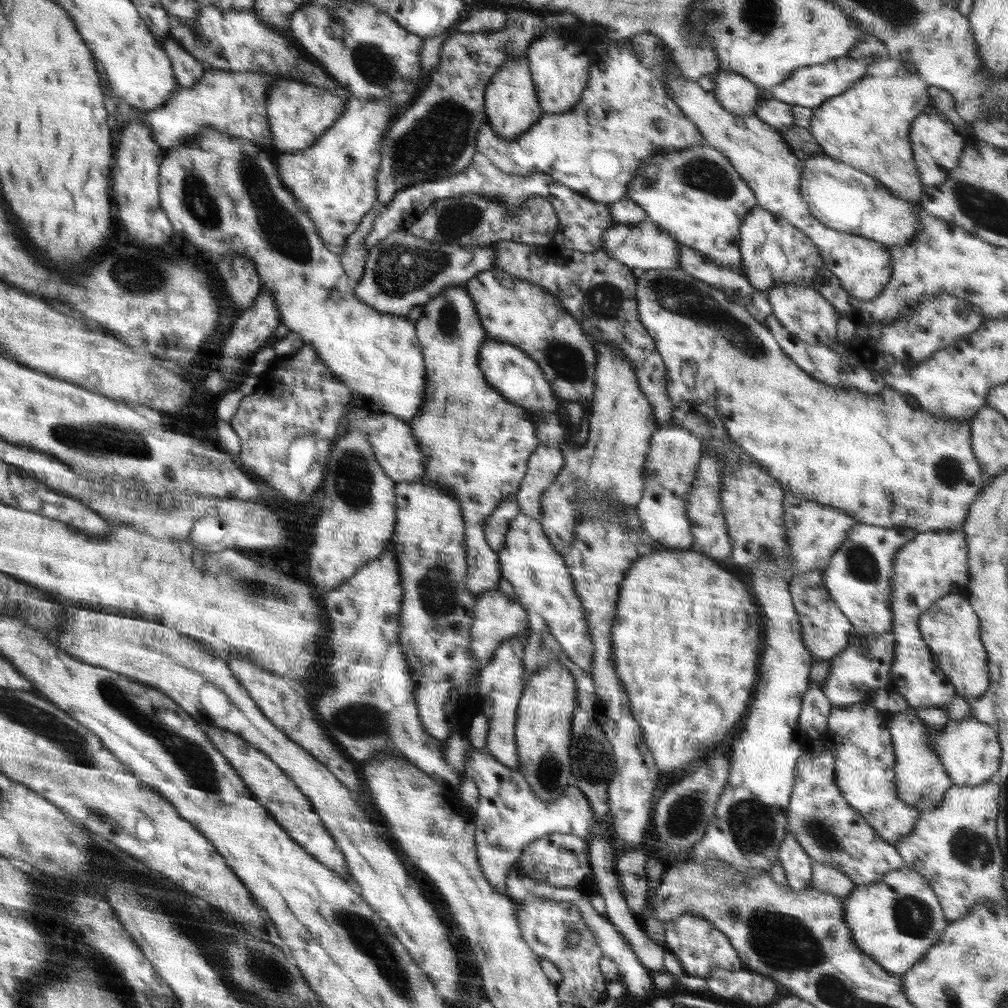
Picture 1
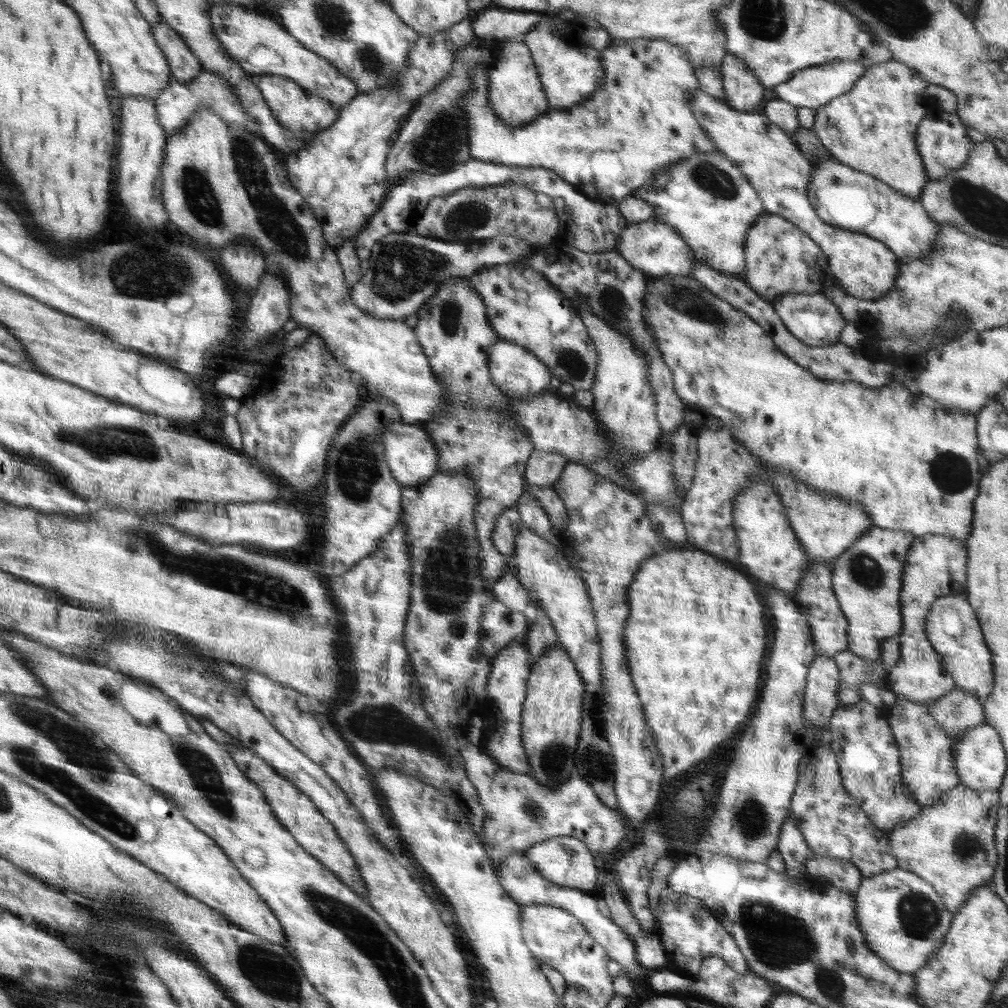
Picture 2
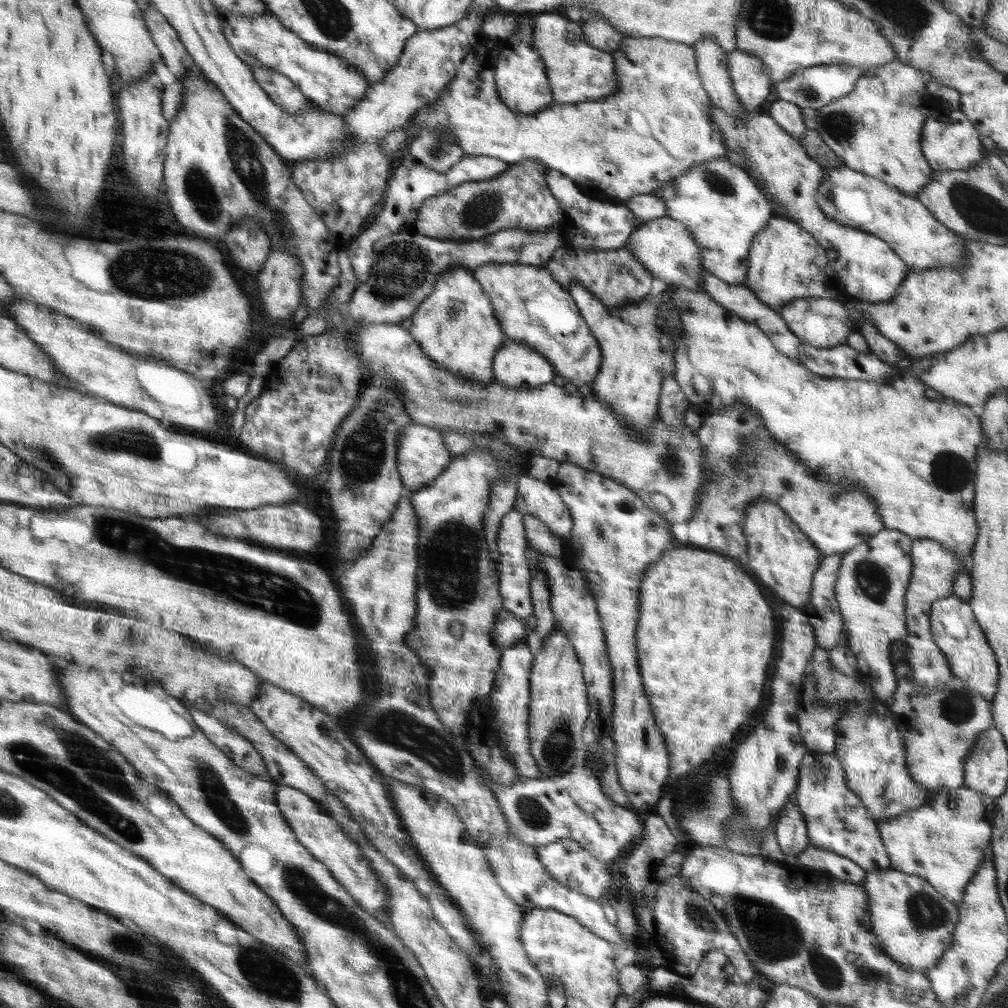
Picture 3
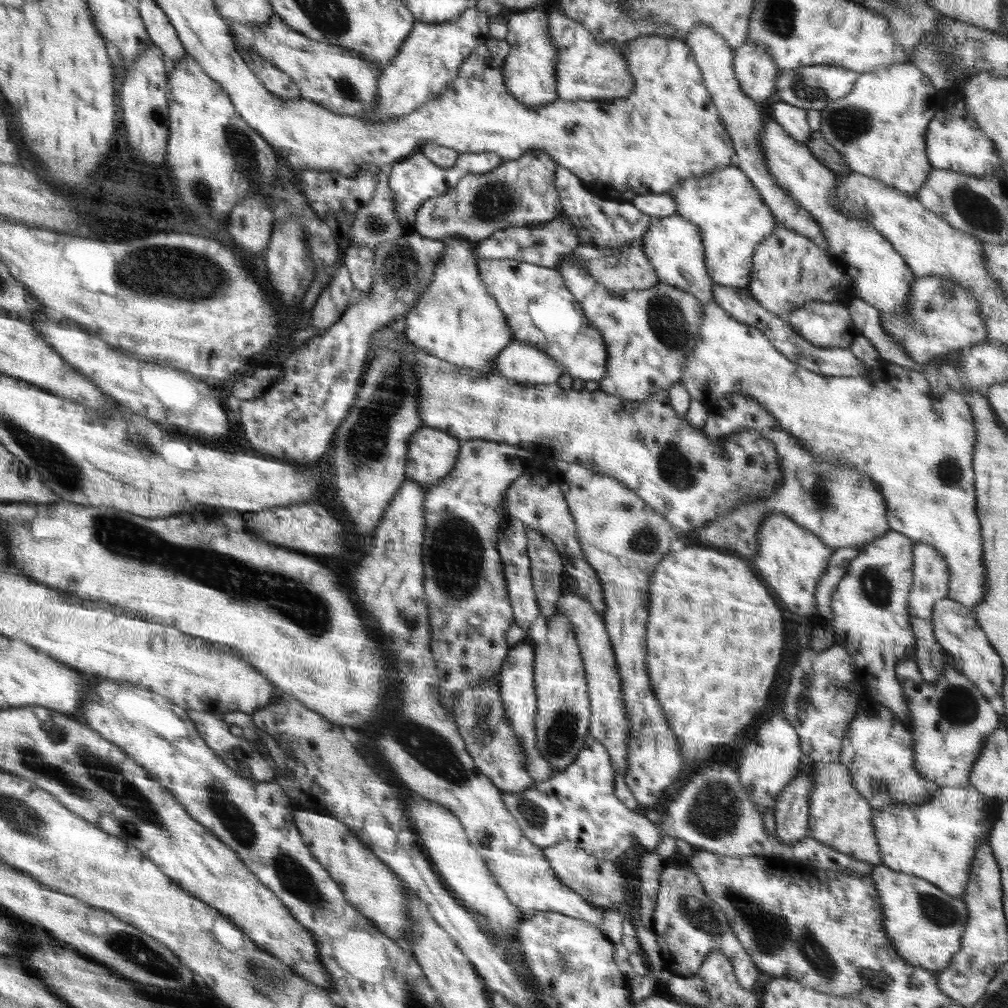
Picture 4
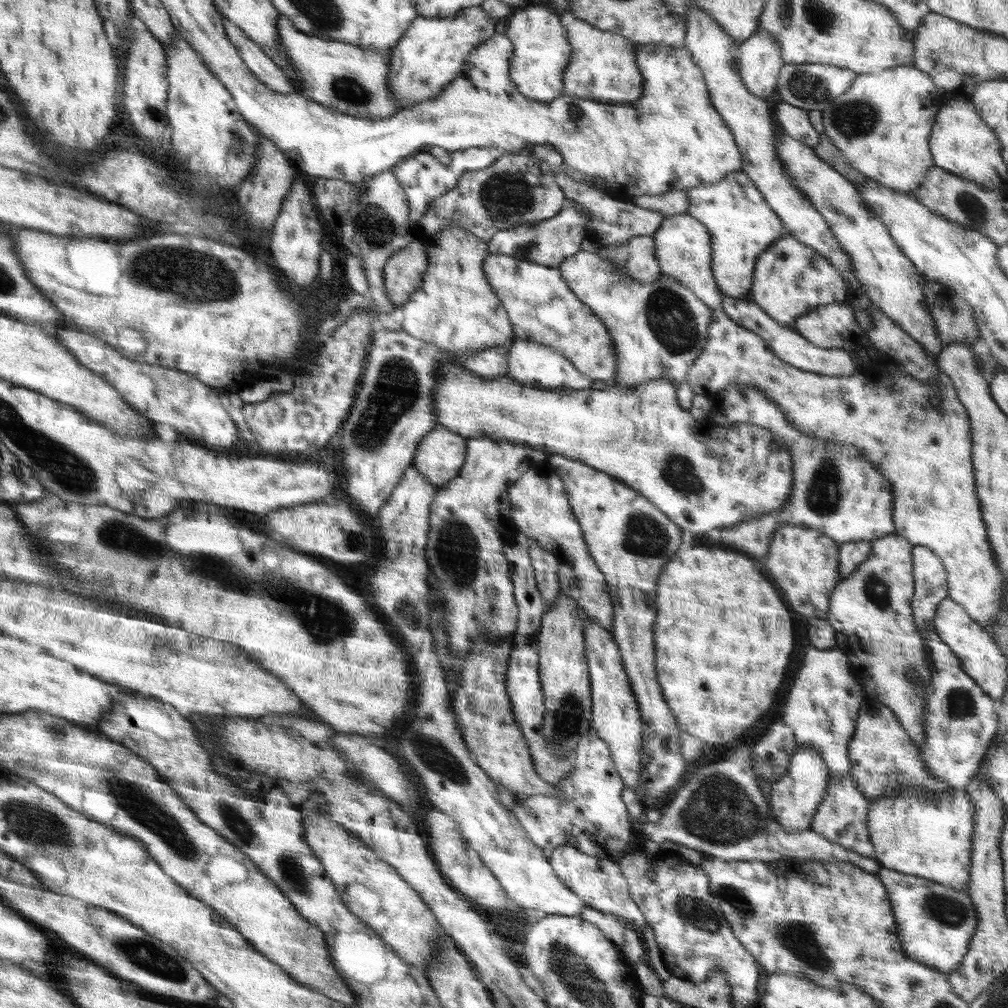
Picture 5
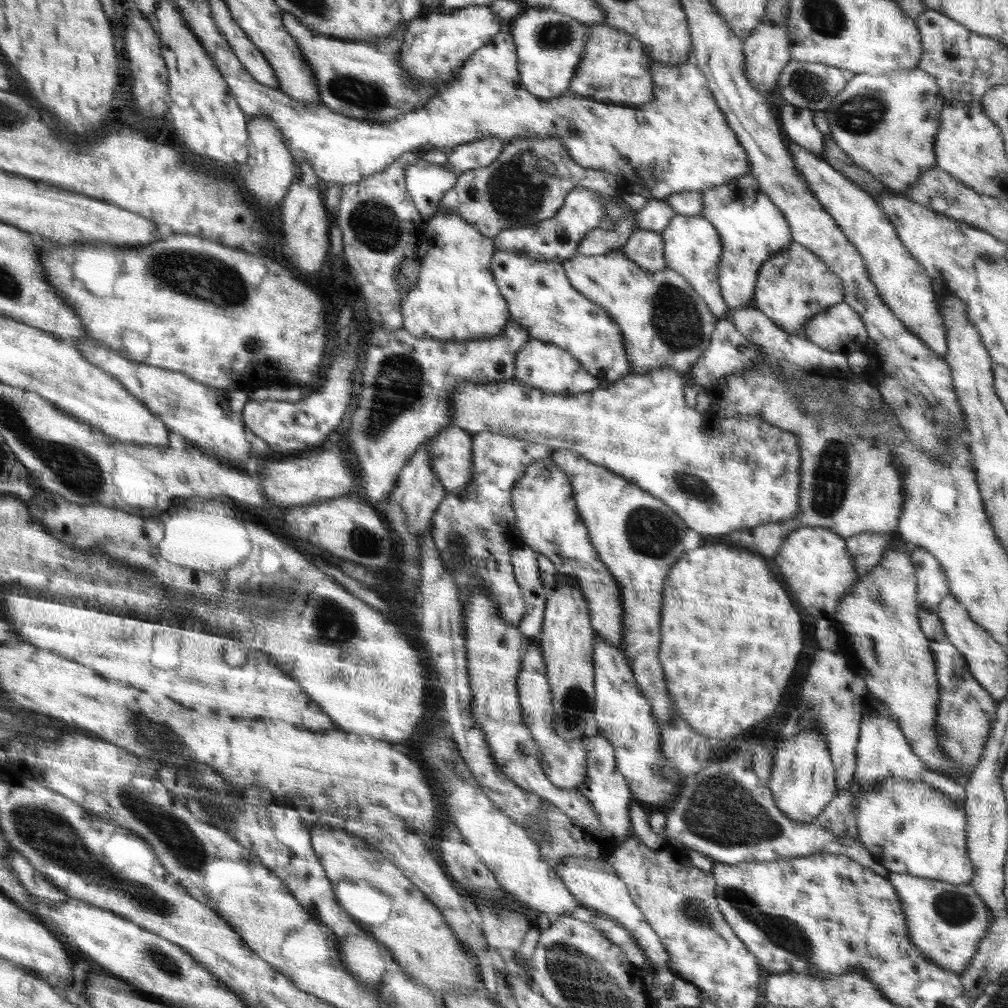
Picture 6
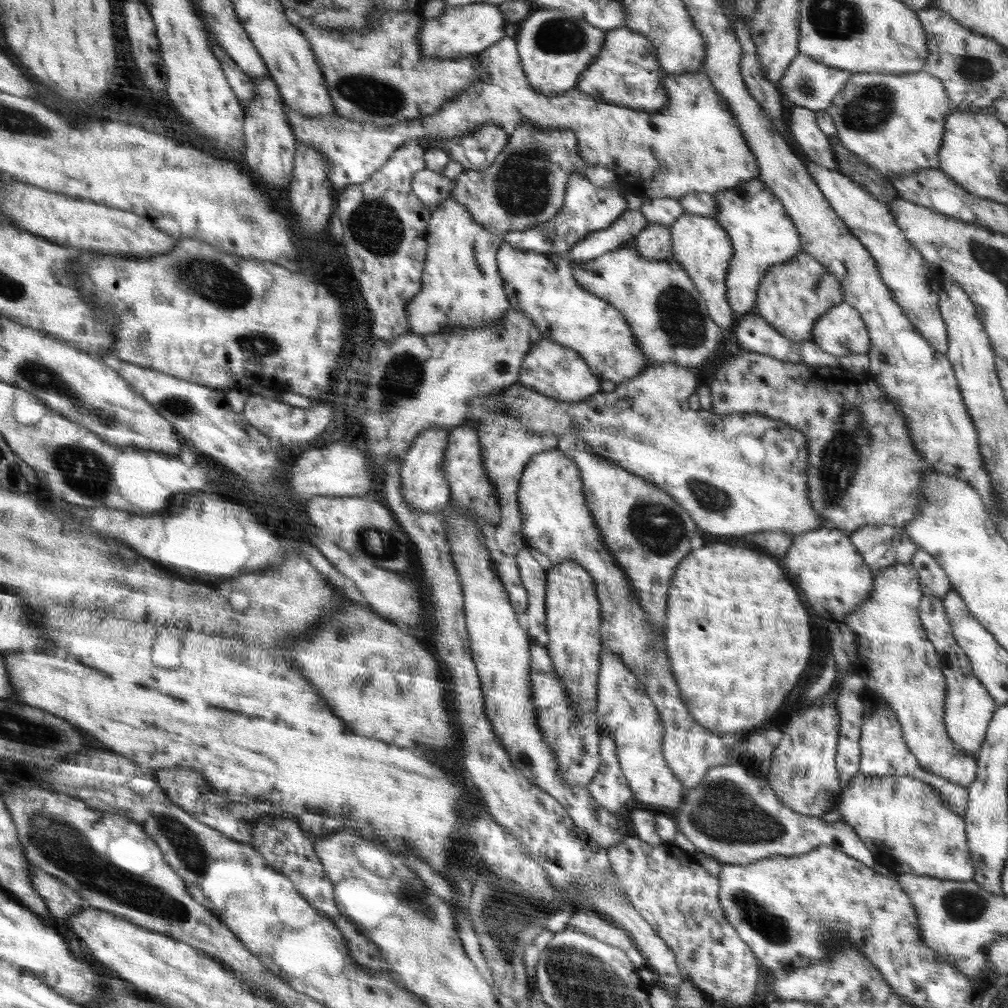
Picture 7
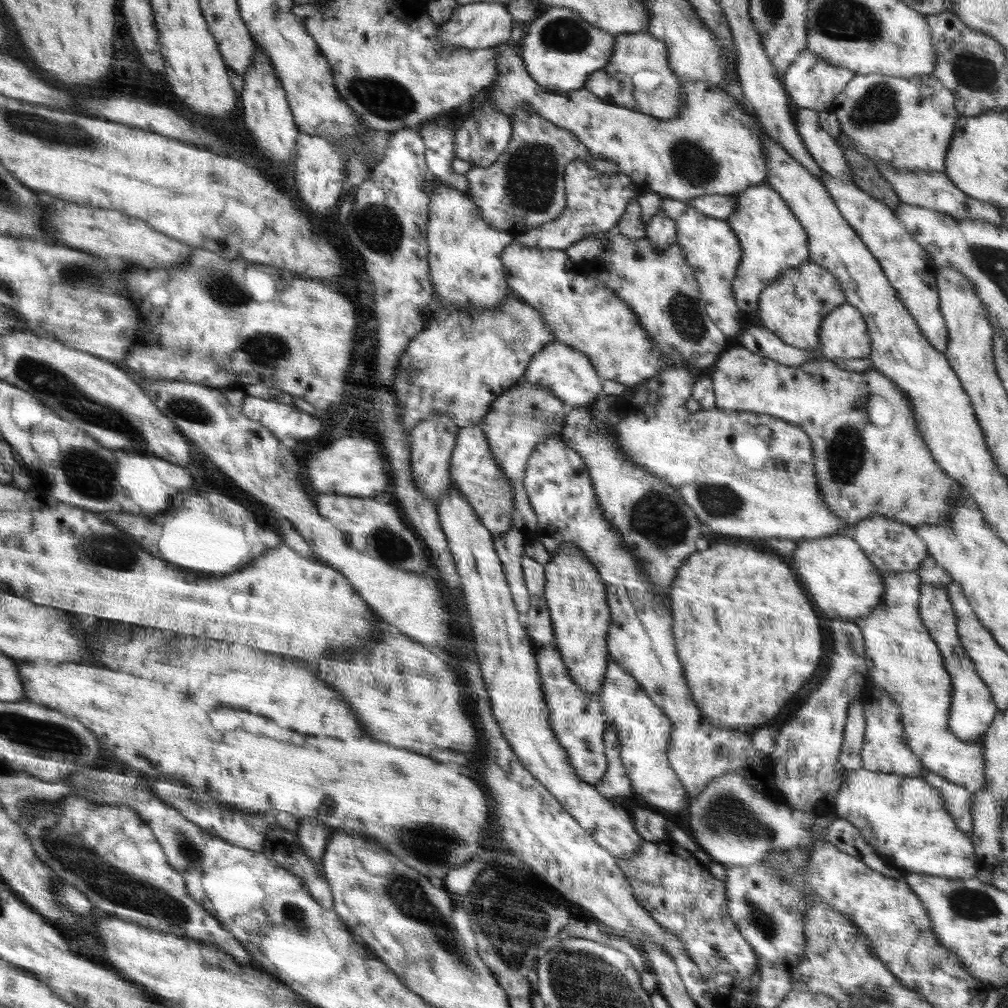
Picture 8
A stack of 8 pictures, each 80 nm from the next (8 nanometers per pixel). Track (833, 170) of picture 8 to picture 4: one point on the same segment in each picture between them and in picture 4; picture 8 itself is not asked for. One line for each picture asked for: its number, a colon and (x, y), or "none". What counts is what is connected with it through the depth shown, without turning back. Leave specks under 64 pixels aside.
4: (793, 120)
5: (795, 122)
6: (798, 123)
7: (810, 140)

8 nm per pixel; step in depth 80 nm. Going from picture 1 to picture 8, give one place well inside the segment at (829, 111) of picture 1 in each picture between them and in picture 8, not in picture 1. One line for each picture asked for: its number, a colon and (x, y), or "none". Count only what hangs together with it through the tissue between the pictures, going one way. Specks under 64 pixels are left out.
2: (872, 127)
3: (876, 129)
4: (879, 127)
5: (882, 123)
6: (887, 122)
7: (893, 122)
8: (914, 117)

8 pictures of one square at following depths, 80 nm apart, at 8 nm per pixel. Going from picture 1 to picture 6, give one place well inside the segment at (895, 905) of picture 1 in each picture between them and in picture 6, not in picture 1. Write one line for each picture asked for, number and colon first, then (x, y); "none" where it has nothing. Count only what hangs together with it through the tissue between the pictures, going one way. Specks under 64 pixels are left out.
2: (903, 919)
3: (913, 923)
4: (926, 925)
5: (934, 922)
6: (947, 922)

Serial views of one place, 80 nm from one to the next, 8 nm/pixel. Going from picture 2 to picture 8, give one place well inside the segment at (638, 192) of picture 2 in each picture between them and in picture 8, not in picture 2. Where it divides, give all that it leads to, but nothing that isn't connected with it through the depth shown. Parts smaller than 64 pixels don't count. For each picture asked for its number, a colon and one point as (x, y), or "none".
3: (720, 205)
4: (731, 214)
5: (742, 226)
6: (752, 228)
7: (762, 234)
8: (772, 240)

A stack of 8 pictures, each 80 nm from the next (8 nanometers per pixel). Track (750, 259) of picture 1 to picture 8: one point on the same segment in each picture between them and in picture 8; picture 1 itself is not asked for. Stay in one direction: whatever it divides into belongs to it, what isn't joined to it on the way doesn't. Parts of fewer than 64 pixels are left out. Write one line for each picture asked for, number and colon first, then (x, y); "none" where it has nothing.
2: (780, 258)
3: (785, 263)
4: (788, 269)
5: (790, 278)
6: (793, 286)
7: (791, 296)
8: (793, 306)

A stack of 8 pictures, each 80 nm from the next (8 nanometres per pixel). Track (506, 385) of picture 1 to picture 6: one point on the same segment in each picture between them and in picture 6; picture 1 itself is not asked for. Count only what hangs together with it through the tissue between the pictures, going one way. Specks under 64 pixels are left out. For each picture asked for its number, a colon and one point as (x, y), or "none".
2: (516, 371)
3: (517, 366)
4: (520, 362)
5: (530, 362)
6: (547, 367)

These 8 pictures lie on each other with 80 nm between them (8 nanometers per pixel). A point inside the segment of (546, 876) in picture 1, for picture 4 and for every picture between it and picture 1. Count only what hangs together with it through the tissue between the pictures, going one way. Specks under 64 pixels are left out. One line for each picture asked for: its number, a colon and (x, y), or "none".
2: (564, 860)
3: (565, 860)
4: (601, 883)

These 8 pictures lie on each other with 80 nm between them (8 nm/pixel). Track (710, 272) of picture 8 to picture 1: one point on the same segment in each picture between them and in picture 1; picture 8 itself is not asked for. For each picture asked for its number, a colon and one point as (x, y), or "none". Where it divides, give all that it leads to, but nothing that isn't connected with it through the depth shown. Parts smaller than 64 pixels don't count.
1: (644, 245)
2: (652, 246)
3: (664, 247)
4: (674, 246)
5: (682, 244)
6: (692, 247)
7: (701, 246)

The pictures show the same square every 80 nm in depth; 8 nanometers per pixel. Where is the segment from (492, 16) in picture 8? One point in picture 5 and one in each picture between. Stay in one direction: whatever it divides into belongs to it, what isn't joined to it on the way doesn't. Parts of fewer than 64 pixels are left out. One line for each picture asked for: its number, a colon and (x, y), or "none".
5: (432, 52)
6: (435, 45)
7: (461, 31)

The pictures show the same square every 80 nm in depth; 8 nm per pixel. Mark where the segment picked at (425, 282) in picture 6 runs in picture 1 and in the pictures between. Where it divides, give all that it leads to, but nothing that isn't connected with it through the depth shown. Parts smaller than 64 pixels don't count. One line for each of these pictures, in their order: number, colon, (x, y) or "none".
1: (476, 444)
2: (478, 434)
3: (455, 325)
4: (455, 319)
5: (455, 309)

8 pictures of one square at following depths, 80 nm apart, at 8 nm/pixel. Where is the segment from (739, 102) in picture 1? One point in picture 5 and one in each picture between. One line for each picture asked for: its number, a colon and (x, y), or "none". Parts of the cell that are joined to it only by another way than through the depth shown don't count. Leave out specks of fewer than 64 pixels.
2: (743, 91)
3: (751, 84)
4: (755, 70)
5: (760, 63)

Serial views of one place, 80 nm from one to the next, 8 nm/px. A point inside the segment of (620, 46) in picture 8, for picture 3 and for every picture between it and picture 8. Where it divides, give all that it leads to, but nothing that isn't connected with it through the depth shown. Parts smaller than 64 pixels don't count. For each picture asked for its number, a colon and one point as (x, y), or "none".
3: (577, 72)
4: (586, 70)
5: (602, 68)
6: (615, 69)
7: (627, 73)

